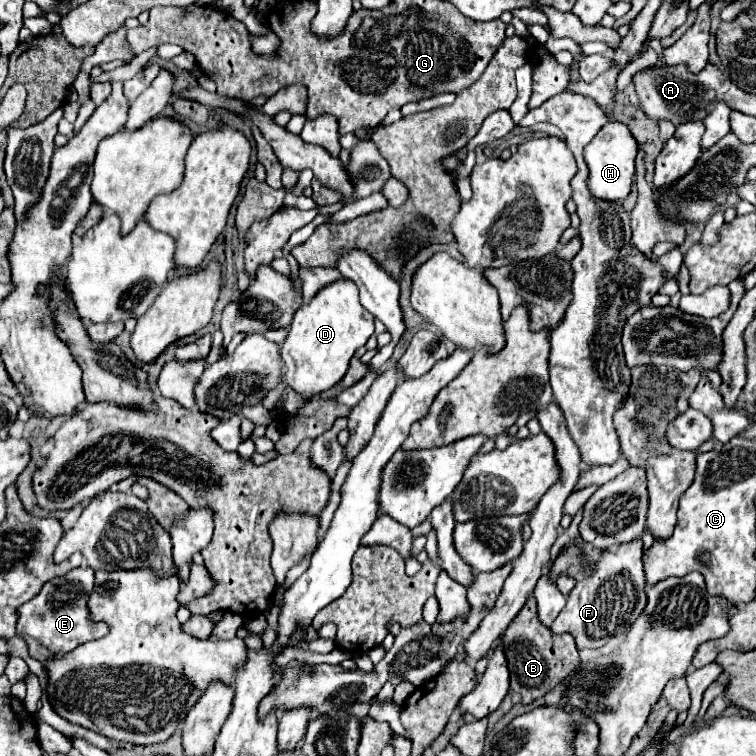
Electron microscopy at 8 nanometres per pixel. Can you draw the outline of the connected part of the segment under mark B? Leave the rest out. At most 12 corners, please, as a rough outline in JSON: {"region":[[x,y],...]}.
{"region":[[536,600],[502,636],[510,688],[532,704],[580,666],[576,642],[552,634]]}

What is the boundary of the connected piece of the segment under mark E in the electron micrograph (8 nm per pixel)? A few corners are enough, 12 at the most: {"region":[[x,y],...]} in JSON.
{"region":[[94,570],[52,578],[18,608],[18,636],[54,654],[106,636],[88,596]]}

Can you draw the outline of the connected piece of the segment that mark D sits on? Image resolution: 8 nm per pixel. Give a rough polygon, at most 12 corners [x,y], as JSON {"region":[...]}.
{"region":[[354,280],[302,304],[282,344],[306,398],[332,388],[374,334]]}

